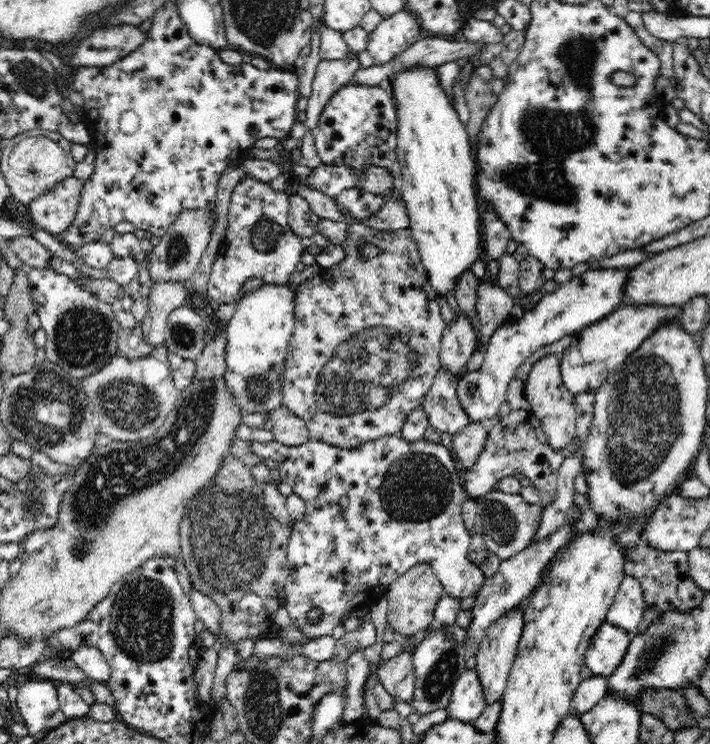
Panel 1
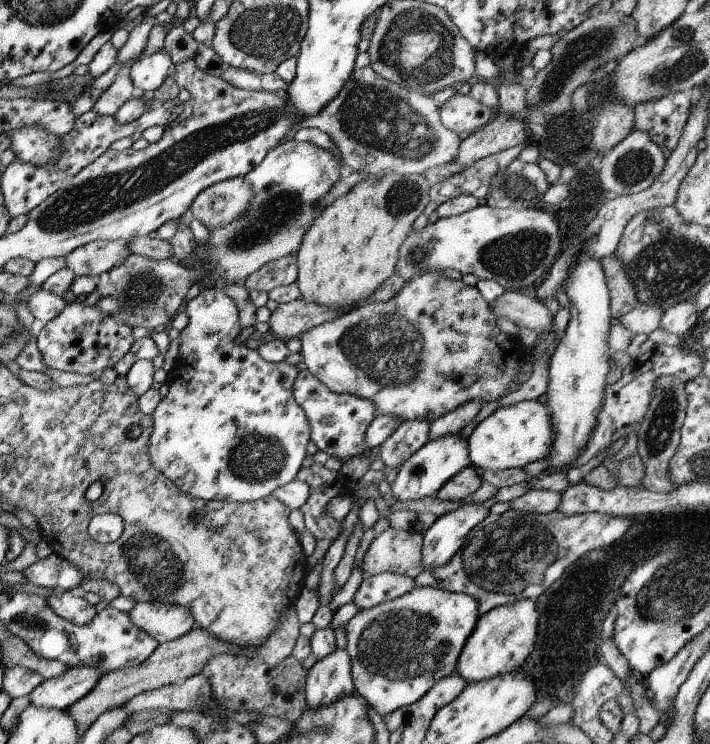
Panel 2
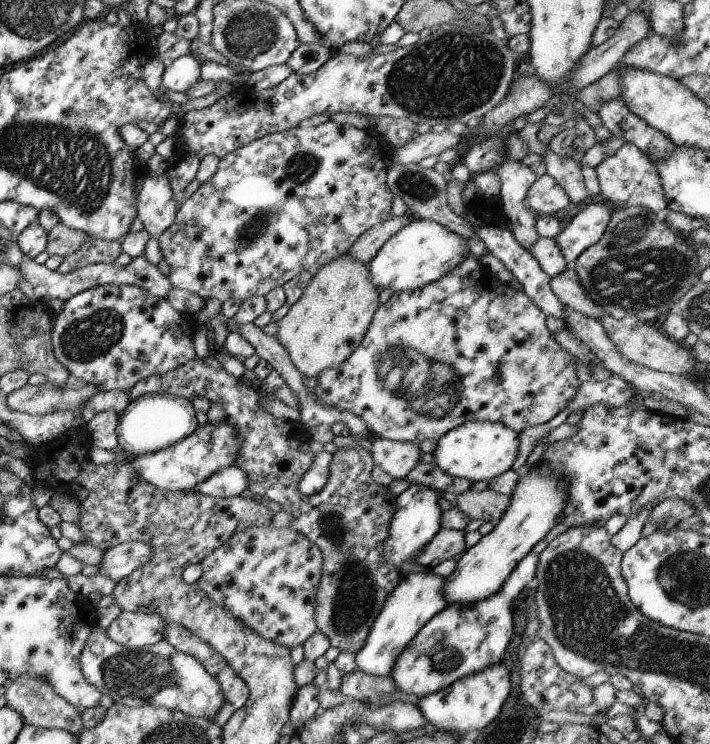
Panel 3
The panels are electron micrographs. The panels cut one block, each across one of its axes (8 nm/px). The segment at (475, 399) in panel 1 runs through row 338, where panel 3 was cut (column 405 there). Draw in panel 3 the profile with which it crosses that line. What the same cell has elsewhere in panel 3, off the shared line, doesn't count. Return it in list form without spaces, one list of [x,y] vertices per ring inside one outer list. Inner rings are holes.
[[[411,483],[395,497],[395,512],[390,520],[387,538],[384,540],[383,556],[388,563],[399,569],[401,562],[414,562],[415,555],[425,544],[429,543],[433,535],[441,528],[441,511],[437,500],[439,495],[422,484]]]

